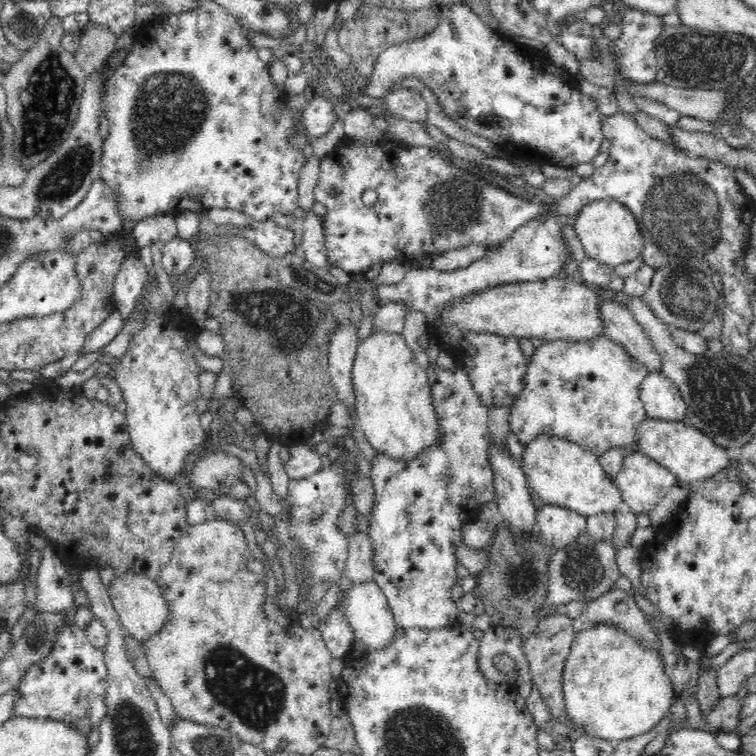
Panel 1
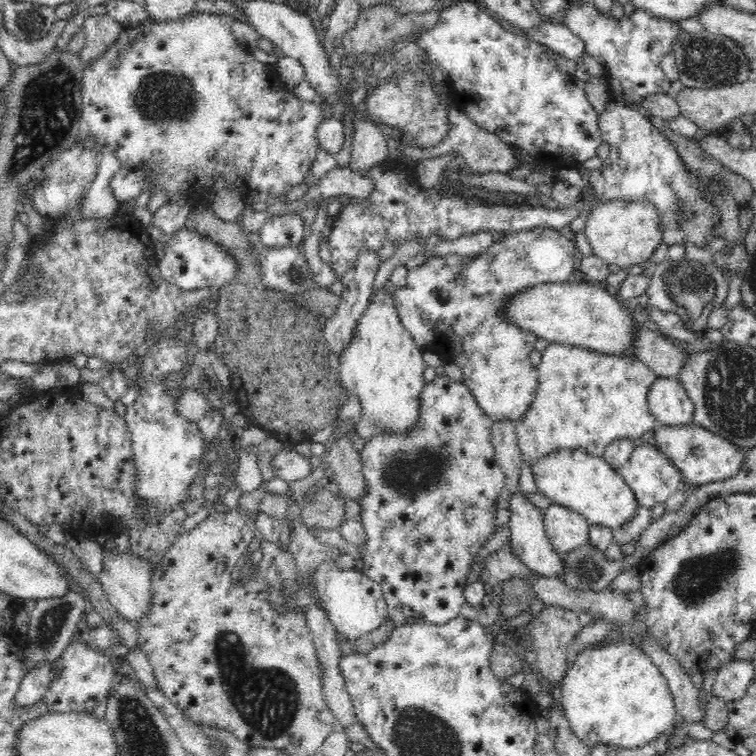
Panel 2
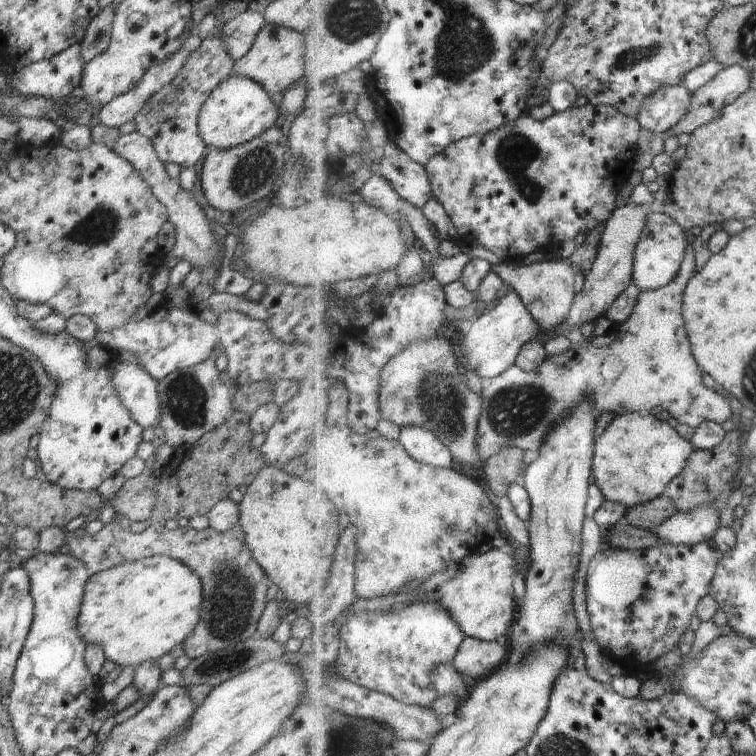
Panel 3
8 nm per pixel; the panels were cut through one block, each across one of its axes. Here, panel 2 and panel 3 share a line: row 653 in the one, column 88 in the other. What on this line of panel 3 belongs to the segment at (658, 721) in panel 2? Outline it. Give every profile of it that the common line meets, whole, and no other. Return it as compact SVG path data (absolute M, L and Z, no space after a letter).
M153 555L92 575L86 582L77 630L86 644L102 646L114 664L136 668L150 660L158 661L183 644L200 621L202 602L200 578L188 566L165 555Z

